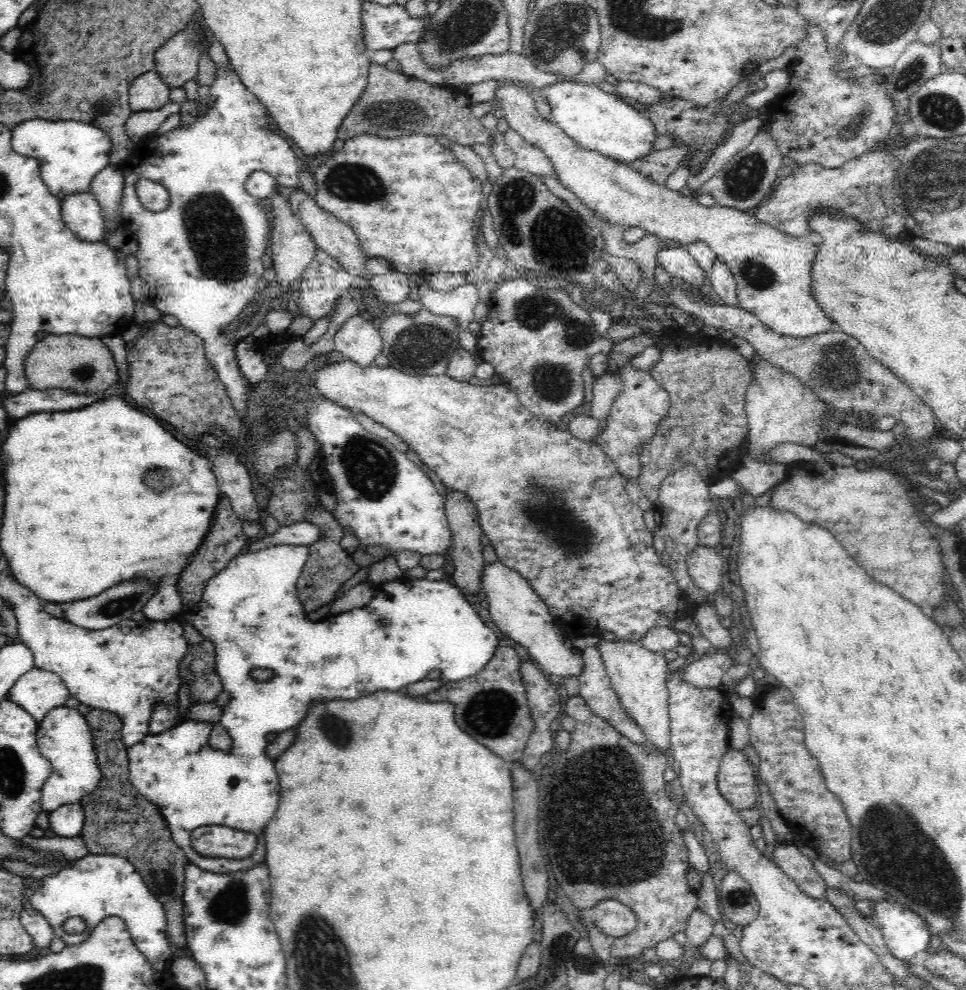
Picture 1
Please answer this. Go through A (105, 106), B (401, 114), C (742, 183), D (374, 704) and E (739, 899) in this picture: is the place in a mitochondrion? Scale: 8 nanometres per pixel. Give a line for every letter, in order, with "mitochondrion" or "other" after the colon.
A: mitochondrion
B: mitochondrion
C: mitochondrion
D: other
E: mitochondrion

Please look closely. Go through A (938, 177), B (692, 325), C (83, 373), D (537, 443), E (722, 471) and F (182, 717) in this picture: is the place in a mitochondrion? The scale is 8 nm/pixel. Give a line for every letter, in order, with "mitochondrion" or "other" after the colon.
A: mitochondrion
B: other
C: mitochondrion
D: other
E: other
F: other

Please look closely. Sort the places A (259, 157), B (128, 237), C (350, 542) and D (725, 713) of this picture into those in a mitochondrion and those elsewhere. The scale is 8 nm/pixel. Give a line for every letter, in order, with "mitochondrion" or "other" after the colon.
A: other
B: other
C: other
D: other

